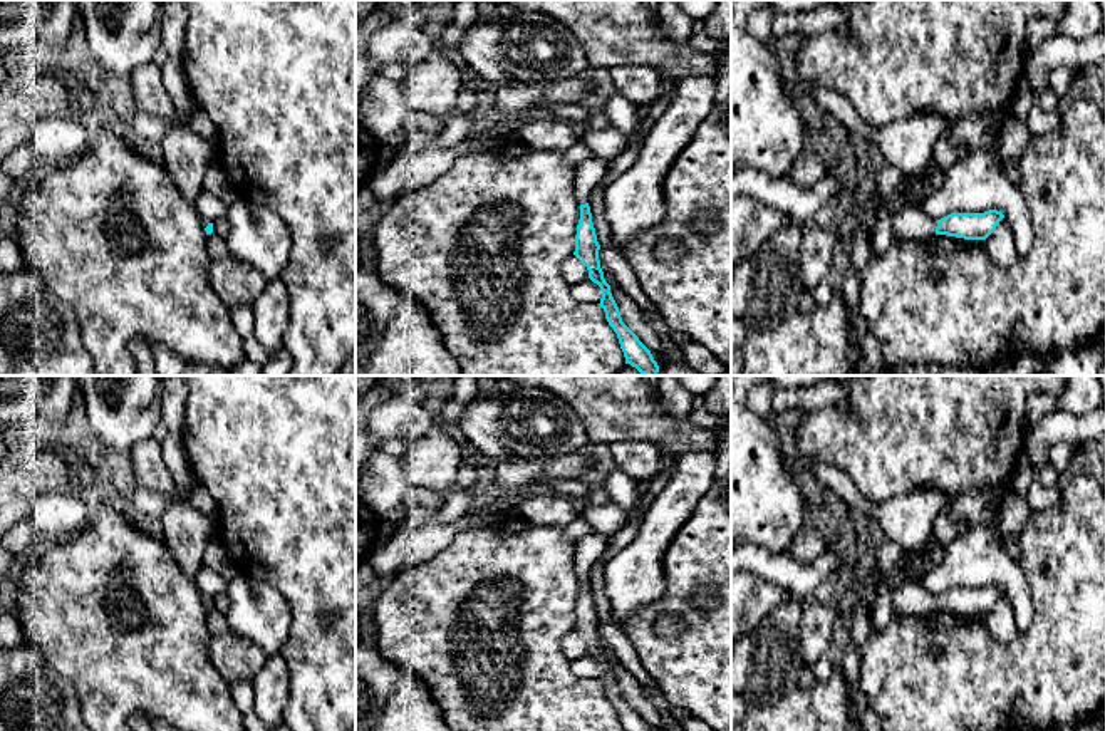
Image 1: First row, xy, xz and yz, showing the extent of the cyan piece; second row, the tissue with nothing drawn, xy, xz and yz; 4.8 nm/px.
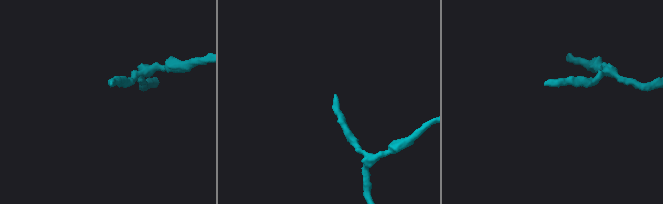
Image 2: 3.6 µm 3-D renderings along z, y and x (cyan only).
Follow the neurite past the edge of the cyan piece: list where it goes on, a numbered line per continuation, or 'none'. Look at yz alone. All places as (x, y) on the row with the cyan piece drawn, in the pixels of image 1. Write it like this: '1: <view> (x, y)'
1: yz (911, 223)

